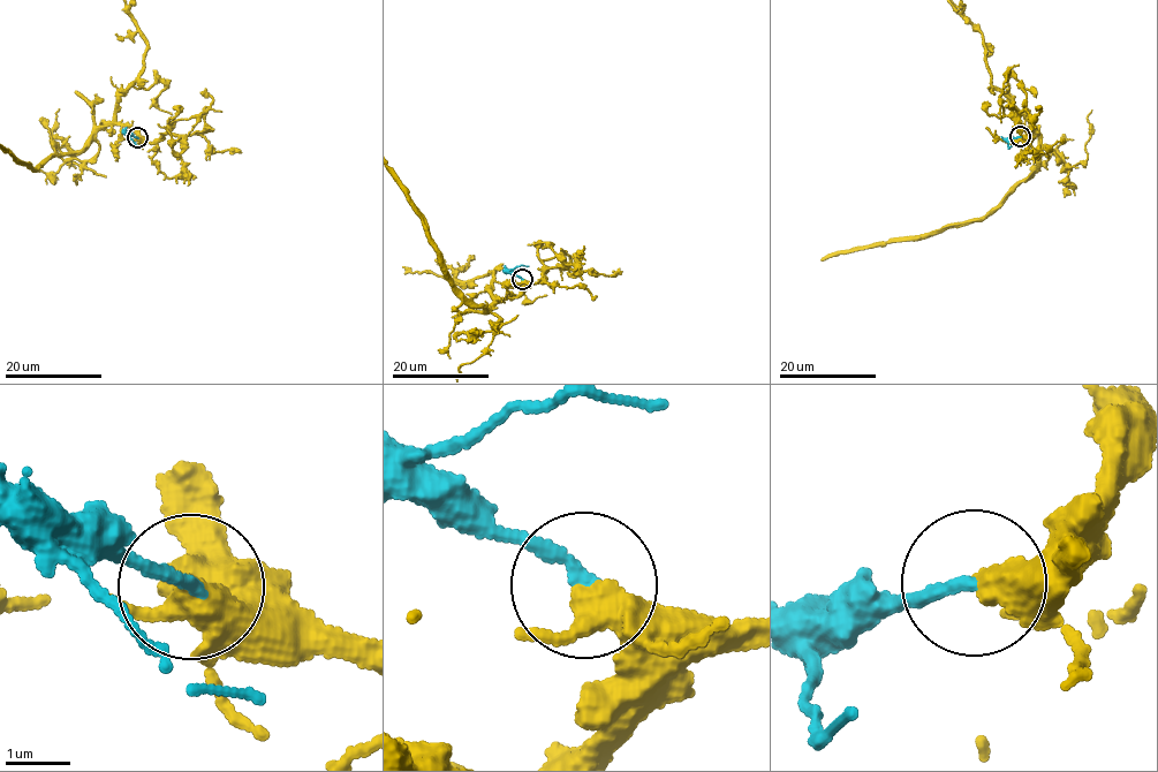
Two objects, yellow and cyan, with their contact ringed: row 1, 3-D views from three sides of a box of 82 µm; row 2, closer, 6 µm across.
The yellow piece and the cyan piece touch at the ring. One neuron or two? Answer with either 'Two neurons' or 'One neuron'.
One neuron

